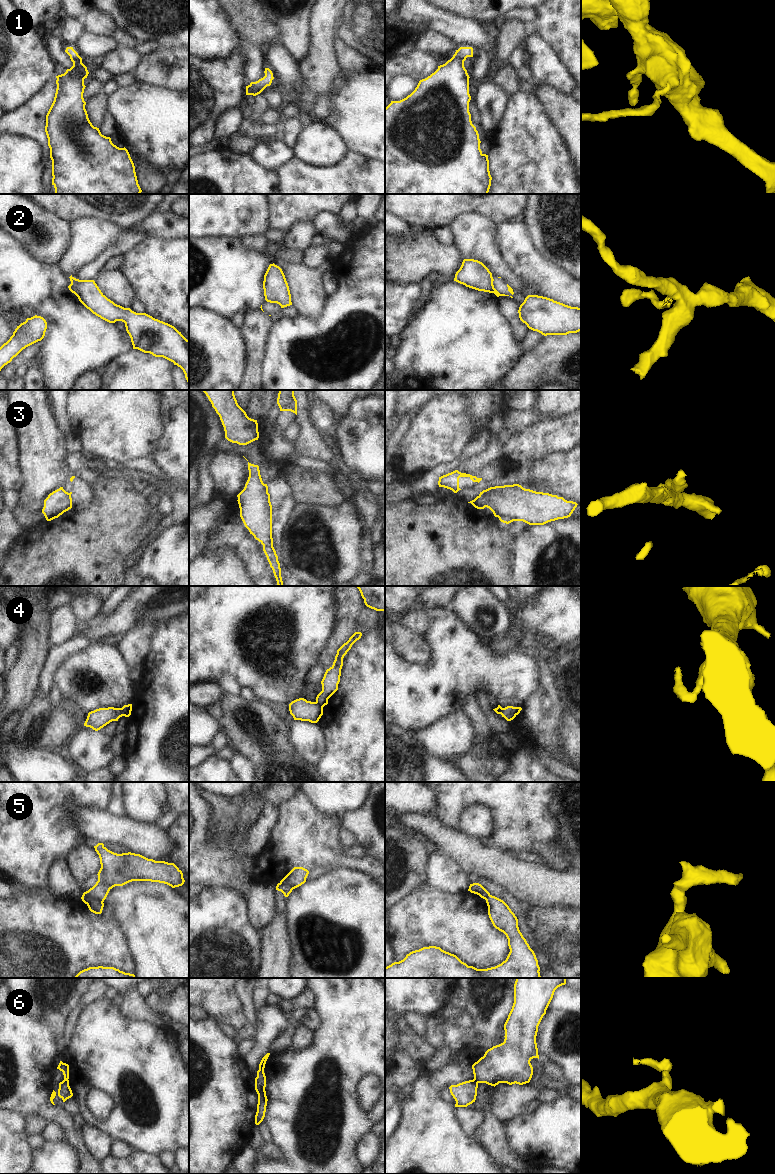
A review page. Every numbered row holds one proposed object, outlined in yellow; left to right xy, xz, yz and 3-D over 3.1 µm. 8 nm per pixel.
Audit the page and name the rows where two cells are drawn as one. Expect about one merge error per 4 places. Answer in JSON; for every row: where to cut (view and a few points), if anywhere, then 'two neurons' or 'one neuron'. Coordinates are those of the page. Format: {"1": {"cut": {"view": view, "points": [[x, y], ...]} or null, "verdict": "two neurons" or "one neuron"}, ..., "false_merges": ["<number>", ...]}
{"1": {"cut": null, "verdict": "one neuron"}, "2": {"cut": {"view": "xy", "points": [[70, 279], [74, 280]]}, "verdict": "two neurons"}, "3": {"cut": {"view": "yz", "points": [[487, 489], [486, 493], [479, 500]]}, "verdict": "two neurons"}, "4": {"cut": {"view": "xy", "points": [[119, 708], [122, 715]]}, "verdict": "two neurons"}, "5": {"cut": {"view": "xy", "points": [[83, 894], [102, 903]]}, "verdict": "two neurons"}, "6": {"cut": {"view": "xz", "points": [[259, 1067], [263, 1069]]}, "verdict": "two neurons"}, "false_merges": ["2", "3", "4", "5", "6"]}

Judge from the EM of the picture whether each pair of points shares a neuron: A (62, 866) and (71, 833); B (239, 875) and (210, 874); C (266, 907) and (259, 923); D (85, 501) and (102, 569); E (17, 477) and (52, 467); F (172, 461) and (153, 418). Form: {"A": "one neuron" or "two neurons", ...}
{"A": "two neurons", "B": "one neuron", "C": "one neuron", "D": "two neurons", "E": "two neurons", "F": "two neurons"}

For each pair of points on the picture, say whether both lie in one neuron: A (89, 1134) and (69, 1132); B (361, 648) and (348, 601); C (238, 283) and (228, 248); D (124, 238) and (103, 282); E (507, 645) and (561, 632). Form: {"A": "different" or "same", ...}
{"A": "different", "B": "same", "C": "same", "D": "different", "E": "same"}

